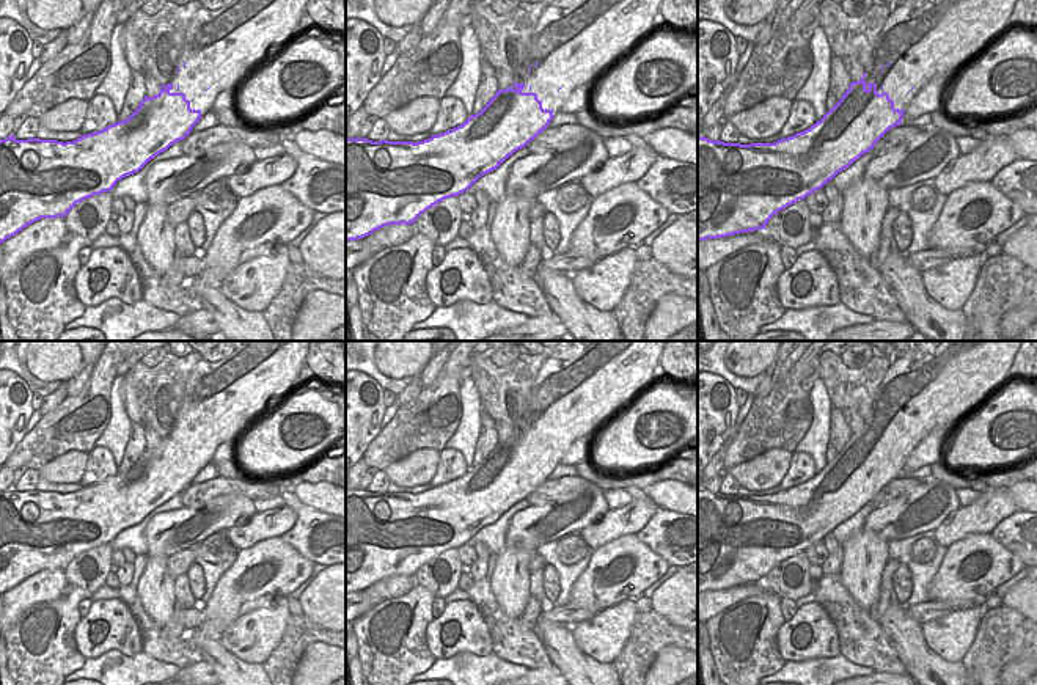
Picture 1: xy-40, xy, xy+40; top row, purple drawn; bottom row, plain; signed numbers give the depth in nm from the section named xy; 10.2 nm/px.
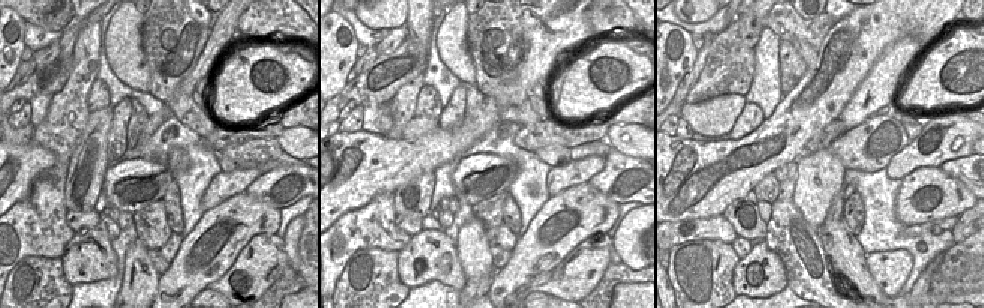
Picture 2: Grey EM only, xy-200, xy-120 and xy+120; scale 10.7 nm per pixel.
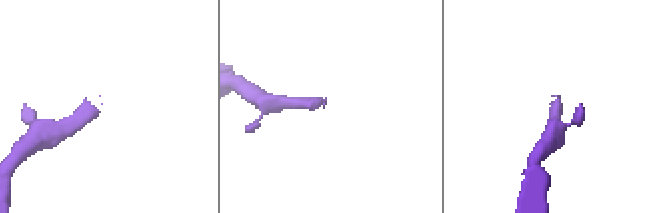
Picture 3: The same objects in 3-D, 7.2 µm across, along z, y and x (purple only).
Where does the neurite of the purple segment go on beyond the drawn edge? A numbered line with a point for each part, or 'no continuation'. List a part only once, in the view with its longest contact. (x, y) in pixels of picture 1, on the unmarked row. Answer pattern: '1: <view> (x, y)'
1: xy+40 (959, 374)

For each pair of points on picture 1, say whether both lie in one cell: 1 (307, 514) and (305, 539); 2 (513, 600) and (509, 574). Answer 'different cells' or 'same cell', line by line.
1: same cell
2: same cell

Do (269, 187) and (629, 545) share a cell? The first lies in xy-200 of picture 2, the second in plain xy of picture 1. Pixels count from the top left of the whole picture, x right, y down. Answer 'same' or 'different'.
different

